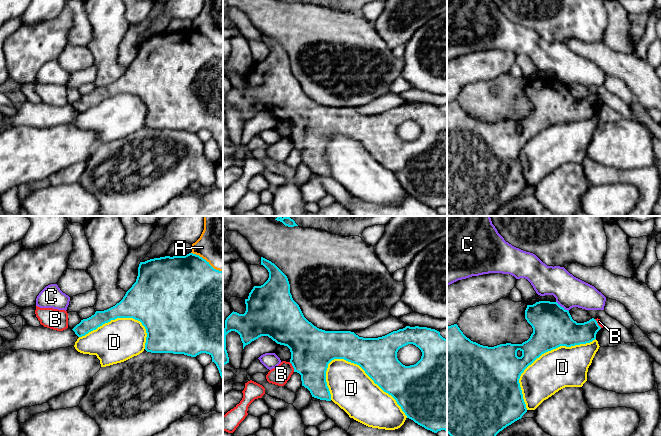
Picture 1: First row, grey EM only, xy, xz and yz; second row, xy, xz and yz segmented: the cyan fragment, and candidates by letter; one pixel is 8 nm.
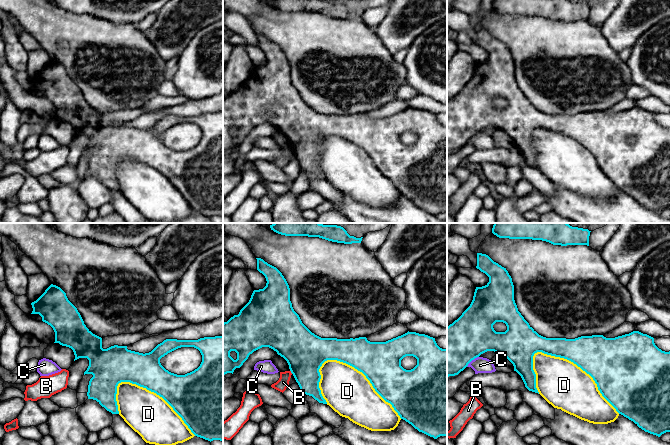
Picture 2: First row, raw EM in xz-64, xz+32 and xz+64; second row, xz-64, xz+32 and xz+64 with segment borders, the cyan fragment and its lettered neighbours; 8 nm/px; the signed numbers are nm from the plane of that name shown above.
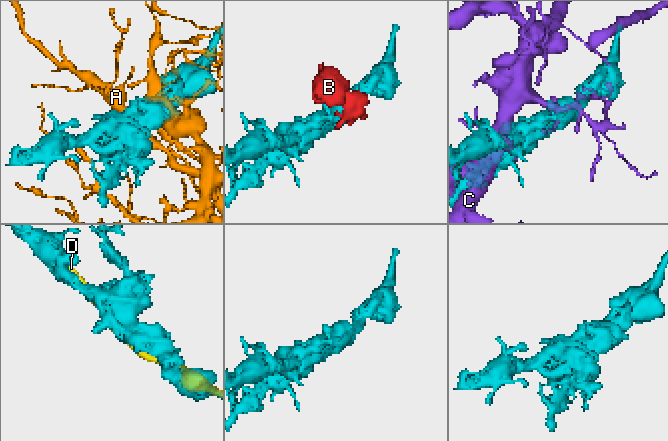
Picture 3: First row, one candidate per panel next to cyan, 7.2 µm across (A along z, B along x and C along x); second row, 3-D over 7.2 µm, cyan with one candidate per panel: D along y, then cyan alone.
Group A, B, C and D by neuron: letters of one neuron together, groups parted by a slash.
A / B / C / D

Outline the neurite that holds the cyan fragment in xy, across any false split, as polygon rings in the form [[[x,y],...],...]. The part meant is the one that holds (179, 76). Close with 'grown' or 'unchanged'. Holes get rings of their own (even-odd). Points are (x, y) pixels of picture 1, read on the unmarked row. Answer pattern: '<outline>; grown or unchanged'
[[[189,29],[185,32],[165,32],[140,38],[136,58],[123,75],[115,82],[96,87],[91,93],[81,96],[72,106],[78,113],[82,113],[117,94],[133,94],[142,99],[147,109],[147,128],[184,130],[191,133],[201,129],[209,130],[223,158],[223,47],[214,45],[199,31]]]; unchanged

